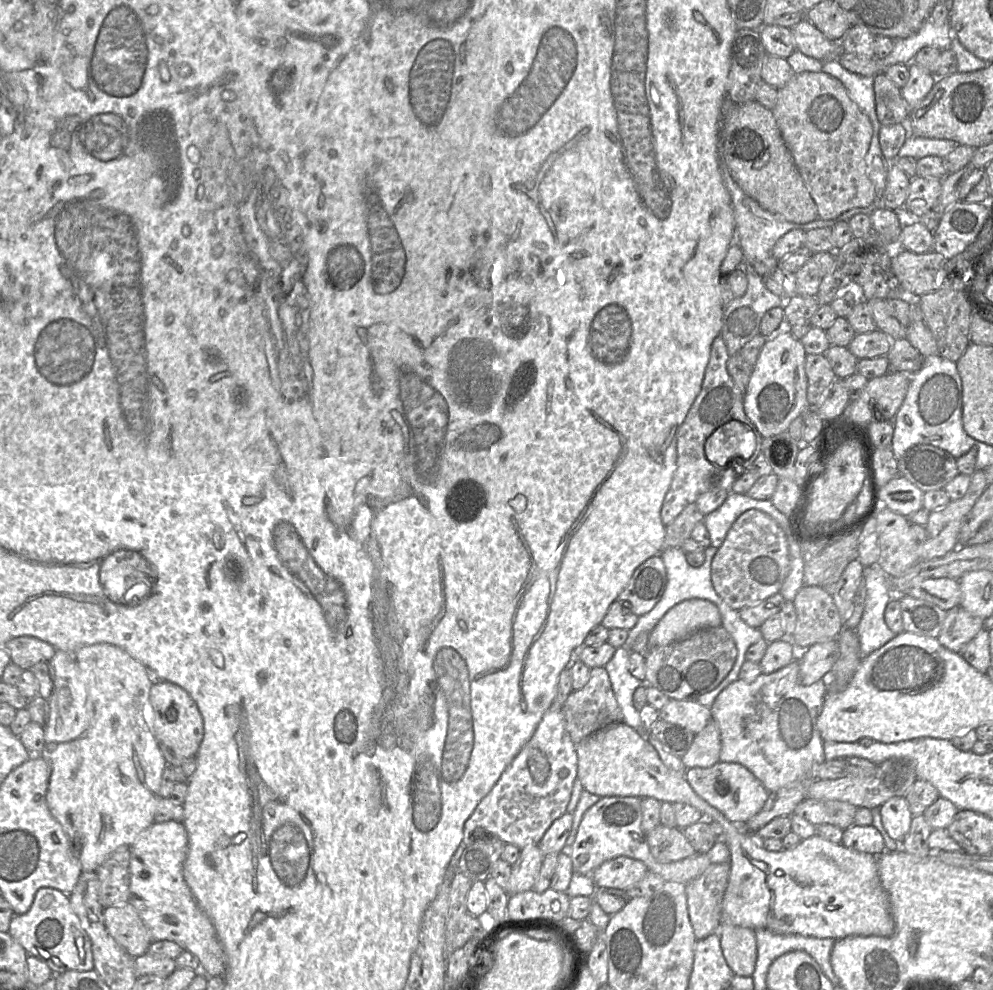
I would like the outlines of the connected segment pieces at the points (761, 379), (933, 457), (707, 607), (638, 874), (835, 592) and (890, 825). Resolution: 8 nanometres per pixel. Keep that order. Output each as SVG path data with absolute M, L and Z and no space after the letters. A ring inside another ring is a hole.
M782 328L766 339L744 393L743 405L746 416L755 425L763 438L788 430L791 422L807 408L807 354L800 340L788 328Z
M929 444L909 448L898 460L899 474L921 491L941 490L959 474L957 459Z
M704 599L684 600L672 607L648 636L648 649L684 640L698 630L722 625L715 604Z
M618 856L603 862L591 874L597 888L615 888L625 891L637 884L648 872L641 861Z
M855 559L843 571L839 580L825 589L832 597L834 604L844 620L852 608L852 601L863 575L863 566Z
M892 797L880 808L883 826L889 836L902 842L909 831L913 815L904 797Z

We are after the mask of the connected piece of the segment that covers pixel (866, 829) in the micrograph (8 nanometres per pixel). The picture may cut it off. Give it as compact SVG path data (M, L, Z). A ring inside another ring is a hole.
M853 825L843 831L843 846L863 853L879 856L885 849L885 842L874 826Z

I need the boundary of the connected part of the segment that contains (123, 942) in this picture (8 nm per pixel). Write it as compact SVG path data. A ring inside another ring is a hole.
M128 902L103 910L104 923L109 934L132 957L145 954L151 945L151 936L136 909Z

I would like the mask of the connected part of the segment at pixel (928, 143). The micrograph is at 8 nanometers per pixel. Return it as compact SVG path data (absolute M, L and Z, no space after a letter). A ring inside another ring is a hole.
M909 135L900 148L897 157L909 156L917 160L926 156L938 156L944 158L958 145L959 144L953 140Z

